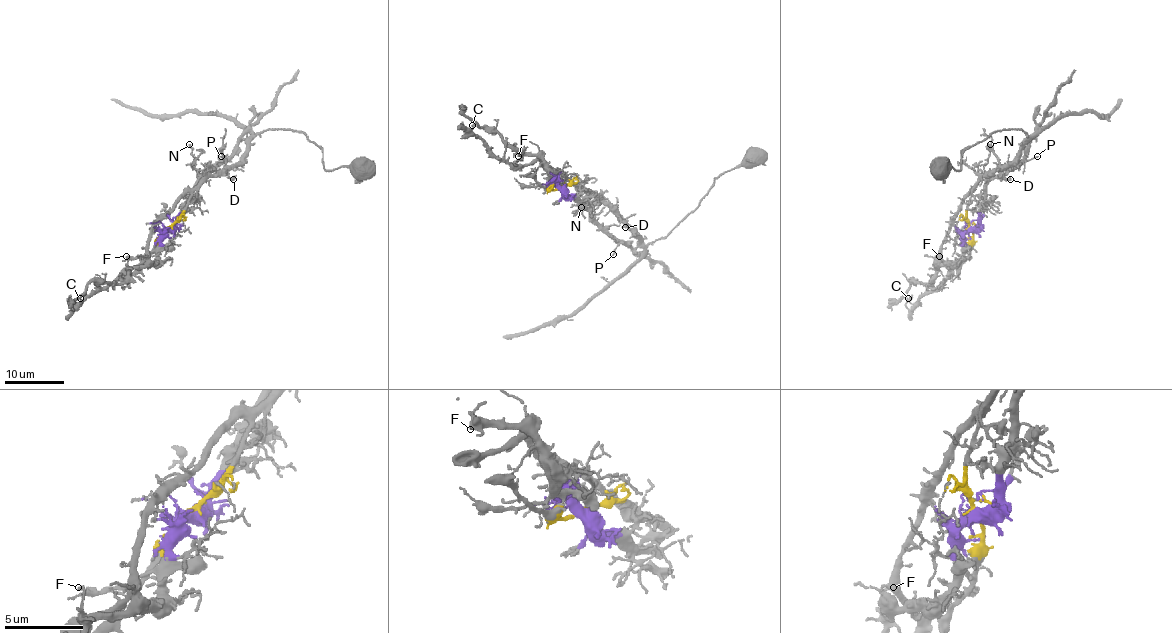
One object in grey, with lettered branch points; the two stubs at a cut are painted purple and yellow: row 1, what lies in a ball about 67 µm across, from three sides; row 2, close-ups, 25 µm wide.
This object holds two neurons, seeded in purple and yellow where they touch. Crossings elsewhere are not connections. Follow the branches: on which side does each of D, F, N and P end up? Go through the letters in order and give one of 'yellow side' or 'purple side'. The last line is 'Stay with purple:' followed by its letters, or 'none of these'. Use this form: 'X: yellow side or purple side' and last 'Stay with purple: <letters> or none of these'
D: yellow side
F: purple side
N: purple side
P: purple side
Stay with purple: F, N, P

